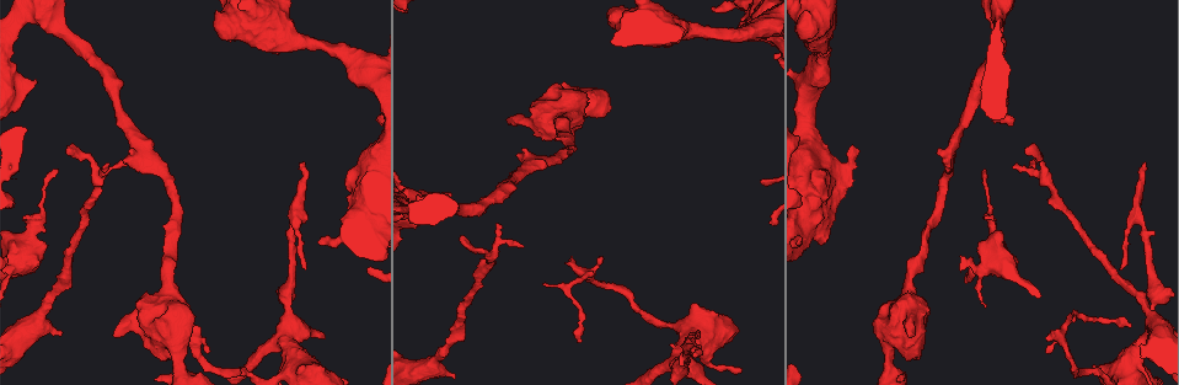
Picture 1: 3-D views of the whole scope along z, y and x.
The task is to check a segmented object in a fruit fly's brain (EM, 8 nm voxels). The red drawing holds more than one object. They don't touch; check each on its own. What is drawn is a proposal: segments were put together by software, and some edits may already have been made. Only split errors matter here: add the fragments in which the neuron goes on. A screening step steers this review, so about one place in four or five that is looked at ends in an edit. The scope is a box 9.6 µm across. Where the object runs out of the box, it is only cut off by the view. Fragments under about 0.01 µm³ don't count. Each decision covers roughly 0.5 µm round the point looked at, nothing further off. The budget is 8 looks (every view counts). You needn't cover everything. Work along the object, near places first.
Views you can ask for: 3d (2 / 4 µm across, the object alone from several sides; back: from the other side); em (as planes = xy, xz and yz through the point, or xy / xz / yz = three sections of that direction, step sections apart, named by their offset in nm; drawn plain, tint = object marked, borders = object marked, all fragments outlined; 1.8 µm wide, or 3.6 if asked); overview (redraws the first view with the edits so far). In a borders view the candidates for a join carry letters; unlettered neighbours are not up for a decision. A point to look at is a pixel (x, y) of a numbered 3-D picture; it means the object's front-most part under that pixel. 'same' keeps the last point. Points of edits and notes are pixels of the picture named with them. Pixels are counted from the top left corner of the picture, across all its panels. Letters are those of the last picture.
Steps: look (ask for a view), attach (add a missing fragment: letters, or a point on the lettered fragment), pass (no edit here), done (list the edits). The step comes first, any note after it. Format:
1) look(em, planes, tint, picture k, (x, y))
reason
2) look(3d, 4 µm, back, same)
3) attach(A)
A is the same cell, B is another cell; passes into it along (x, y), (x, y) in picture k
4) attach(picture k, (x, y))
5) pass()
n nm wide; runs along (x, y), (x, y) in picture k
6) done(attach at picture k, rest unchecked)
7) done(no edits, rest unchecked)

look(3d, 2 µm, back, picture 1, (943, 161))
free end

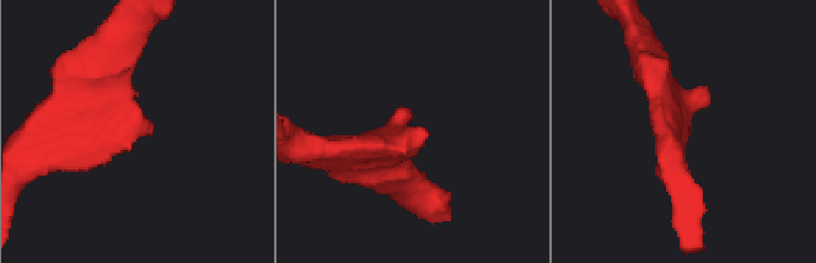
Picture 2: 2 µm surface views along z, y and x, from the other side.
look(em, planes, borders, picture 2, (151, 133))
need the tissue

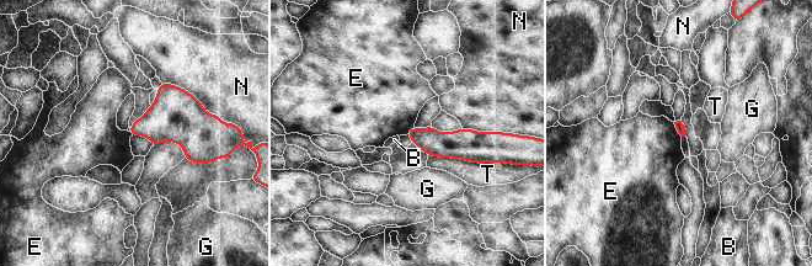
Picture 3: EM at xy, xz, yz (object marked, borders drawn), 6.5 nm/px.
pass()
B, E, G, N and T are other cells; border along (673, 122), (682, 136) in picture 3; none of them fits

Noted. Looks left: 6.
look(em, planes, borders, picture 1, (116, 337))

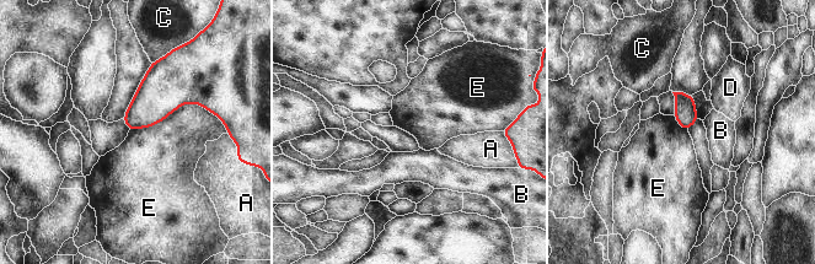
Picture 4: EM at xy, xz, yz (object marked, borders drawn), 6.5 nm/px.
pass()
E touches over 600 nm; A, B, C, D and E are other cells; border along (219, 118), (183, 103), (129, 130) in picture 4; none of them fits

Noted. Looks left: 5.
look(3d, 4 µm, back, picture 1, (206, 351))
free end

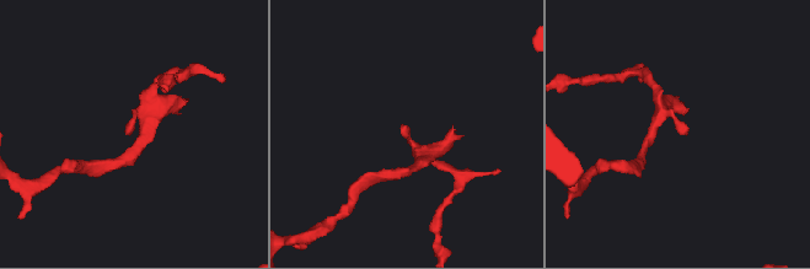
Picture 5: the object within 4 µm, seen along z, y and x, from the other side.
look(em, xy, step 8, borders, picture 5, (128, 131))
need the tissue

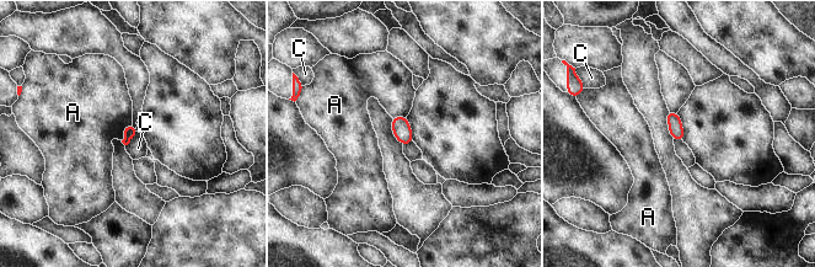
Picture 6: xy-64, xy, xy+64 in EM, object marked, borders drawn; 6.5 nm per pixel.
pass()
A and C are other cells; border along (138, 132), (125, 145) in picture 6; none of them fits

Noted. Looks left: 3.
done(no edits, rest unchecked)

